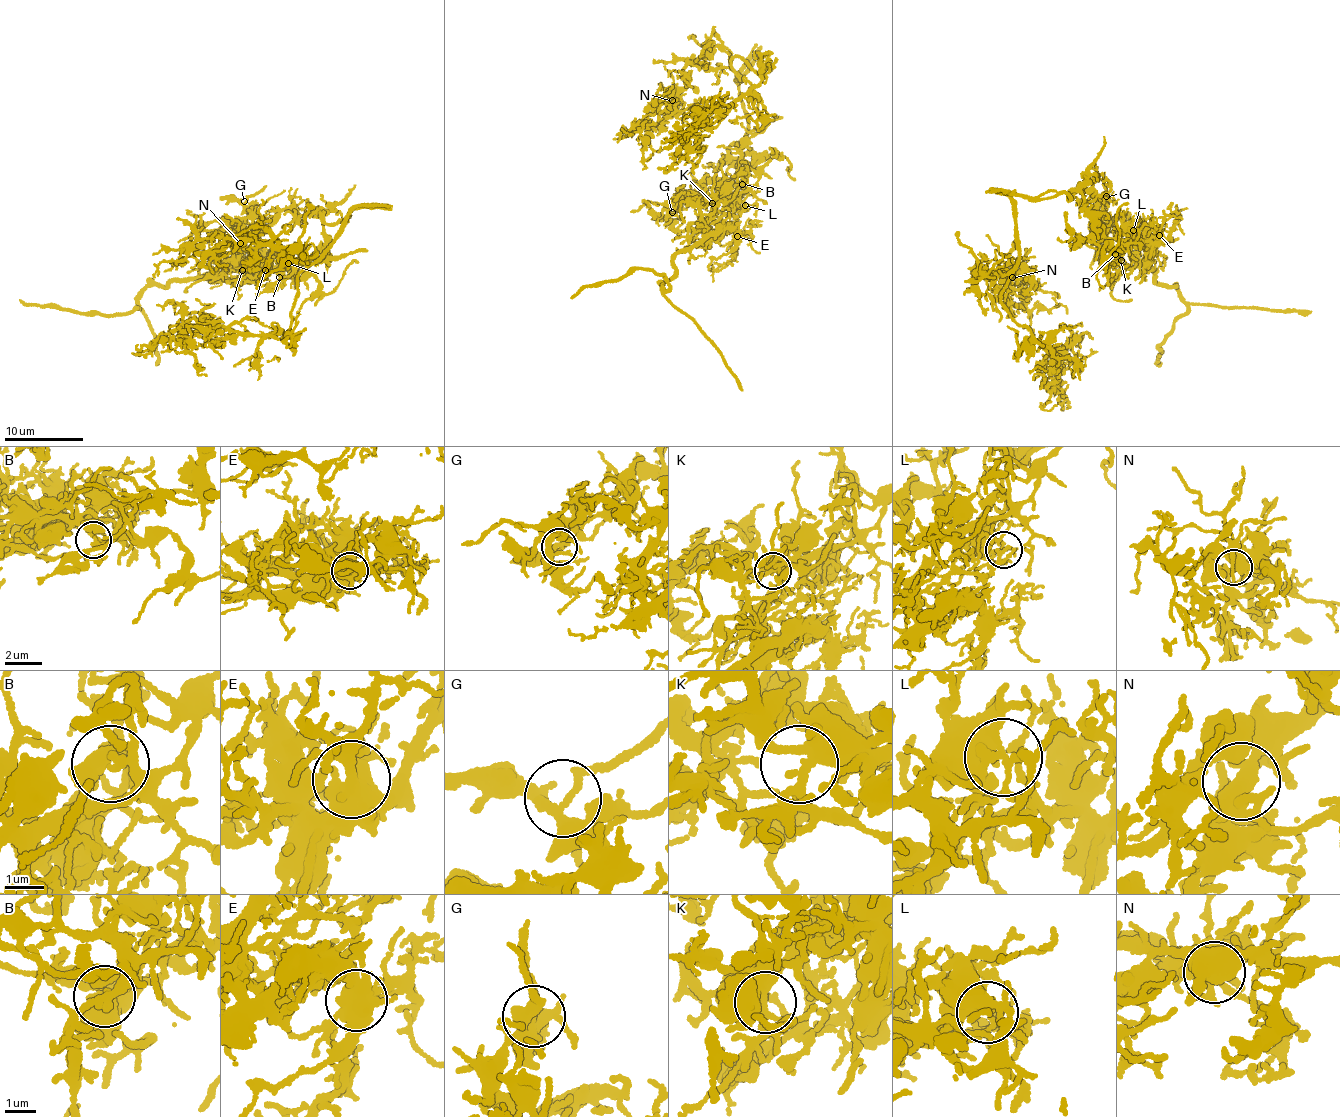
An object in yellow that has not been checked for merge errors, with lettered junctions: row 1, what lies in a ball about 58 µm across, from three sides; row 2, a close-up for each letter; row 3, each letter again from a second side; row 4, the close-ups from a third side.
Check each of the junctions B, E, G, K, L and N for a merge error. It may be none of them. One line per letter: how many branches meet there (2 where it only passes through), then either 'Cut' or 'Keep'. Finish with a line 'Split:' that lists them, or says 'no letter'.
B: Branches: 3. Keep
E: Branches: 4. Keep
G: Branches: 3. Keep
K: Branches: 5. Keep
L: Branches: 2. Cut
N: Branches: 5. Keep
Split: L

